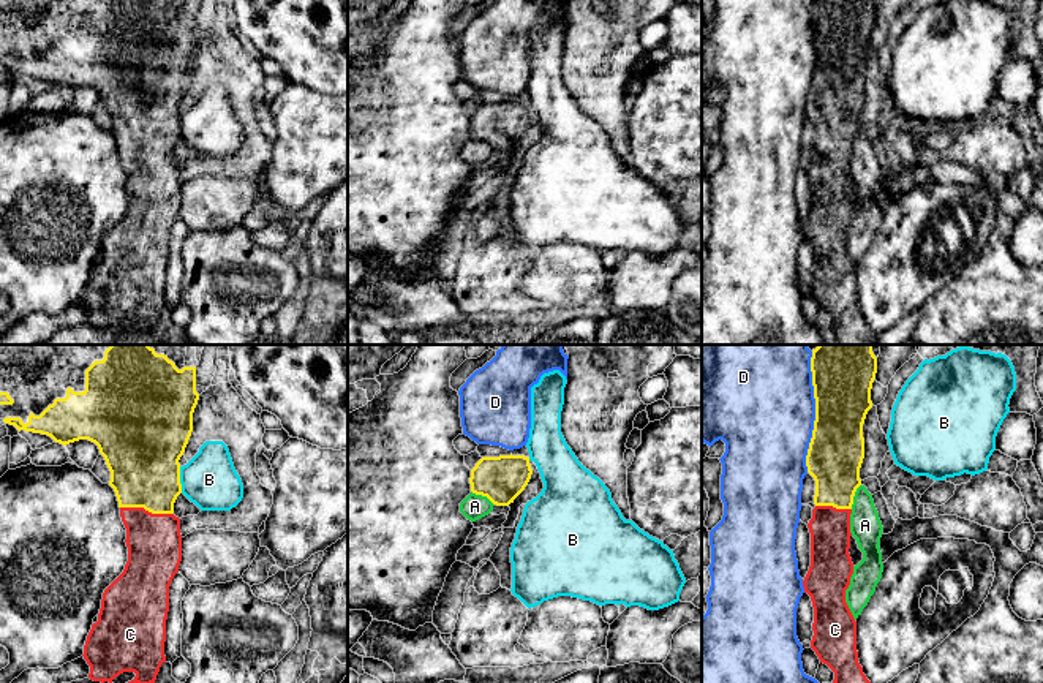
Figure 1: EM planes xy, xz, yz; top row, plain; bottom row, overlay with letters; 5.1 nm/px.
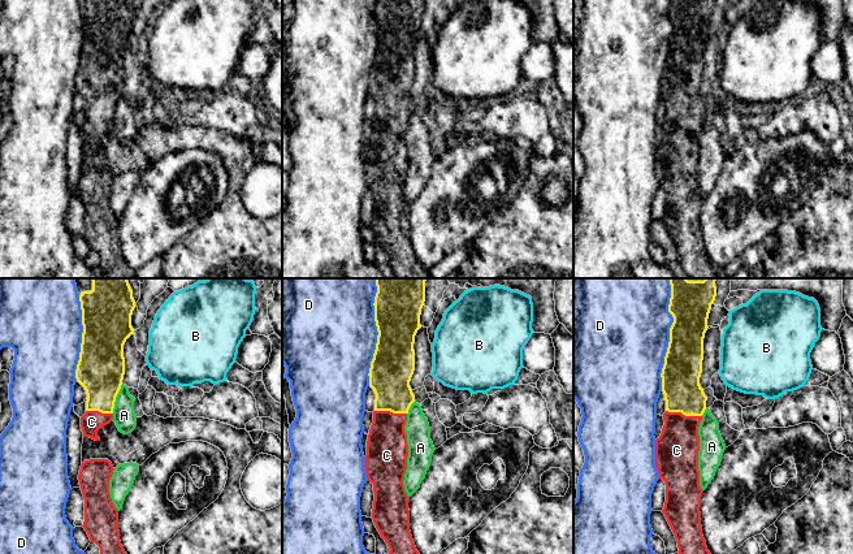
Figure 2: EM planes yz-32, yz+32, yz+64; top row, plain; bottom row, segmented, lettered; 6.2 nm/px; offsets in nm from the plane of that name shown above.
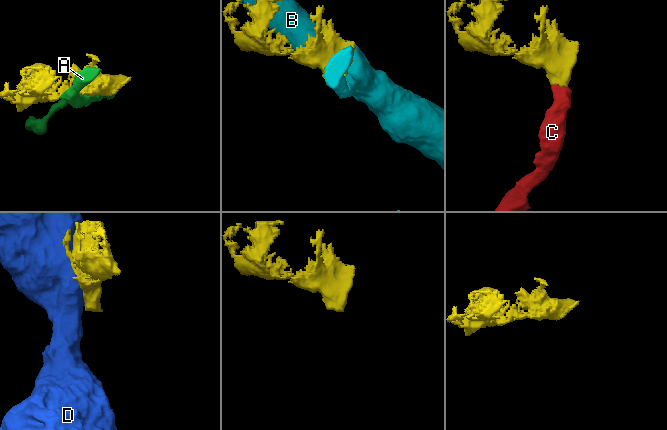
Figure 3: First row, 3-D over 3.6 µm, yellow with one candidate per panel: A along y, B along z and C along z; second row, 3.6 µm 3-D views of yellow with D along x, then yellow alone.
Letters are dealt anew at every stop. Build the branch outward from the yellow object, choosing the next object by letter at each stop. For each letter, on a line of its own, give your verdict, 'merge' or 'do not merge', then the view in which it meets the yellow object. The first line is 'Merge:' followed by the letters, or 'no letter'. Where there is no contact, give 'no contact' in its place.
Merge: C
A: do not merge | yz
B: do not merge | xy
C: merge | xy
D: do not merge | yz

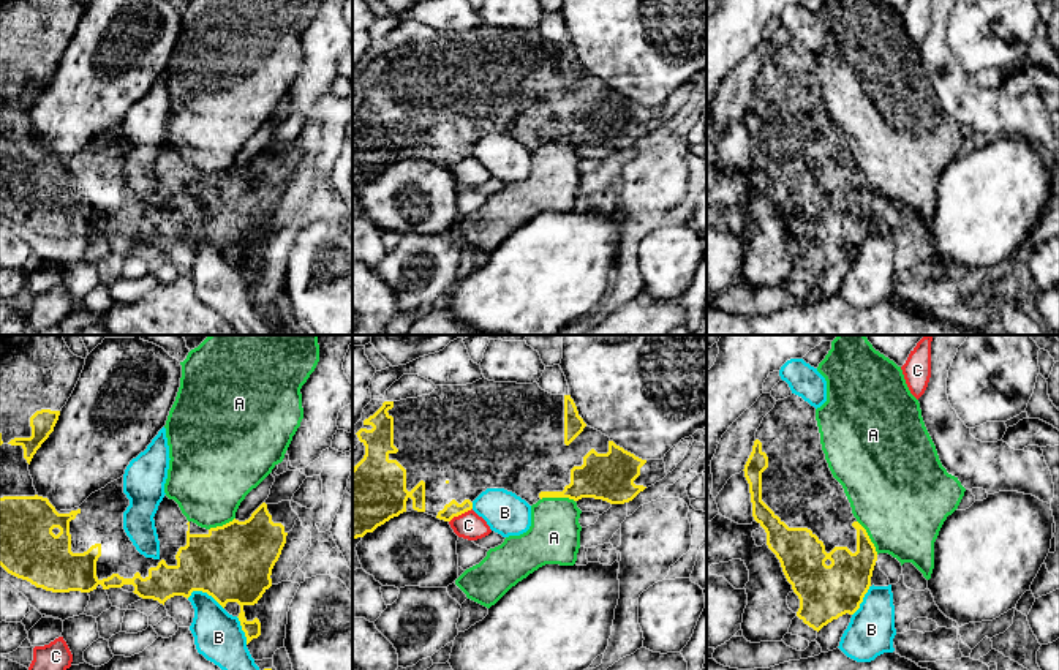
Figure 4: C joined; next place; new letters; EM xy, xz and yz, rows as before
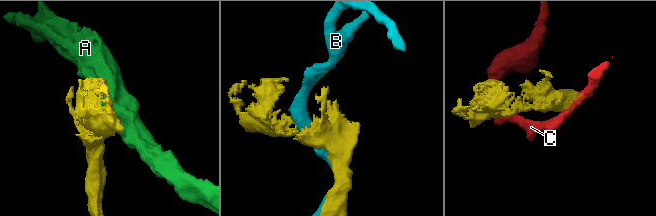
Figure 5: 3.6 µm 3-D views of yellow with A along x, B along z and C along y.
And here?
Merge: no letter
A: do not merge | xz
B: do not merge | xy
C: do not merge | xz

